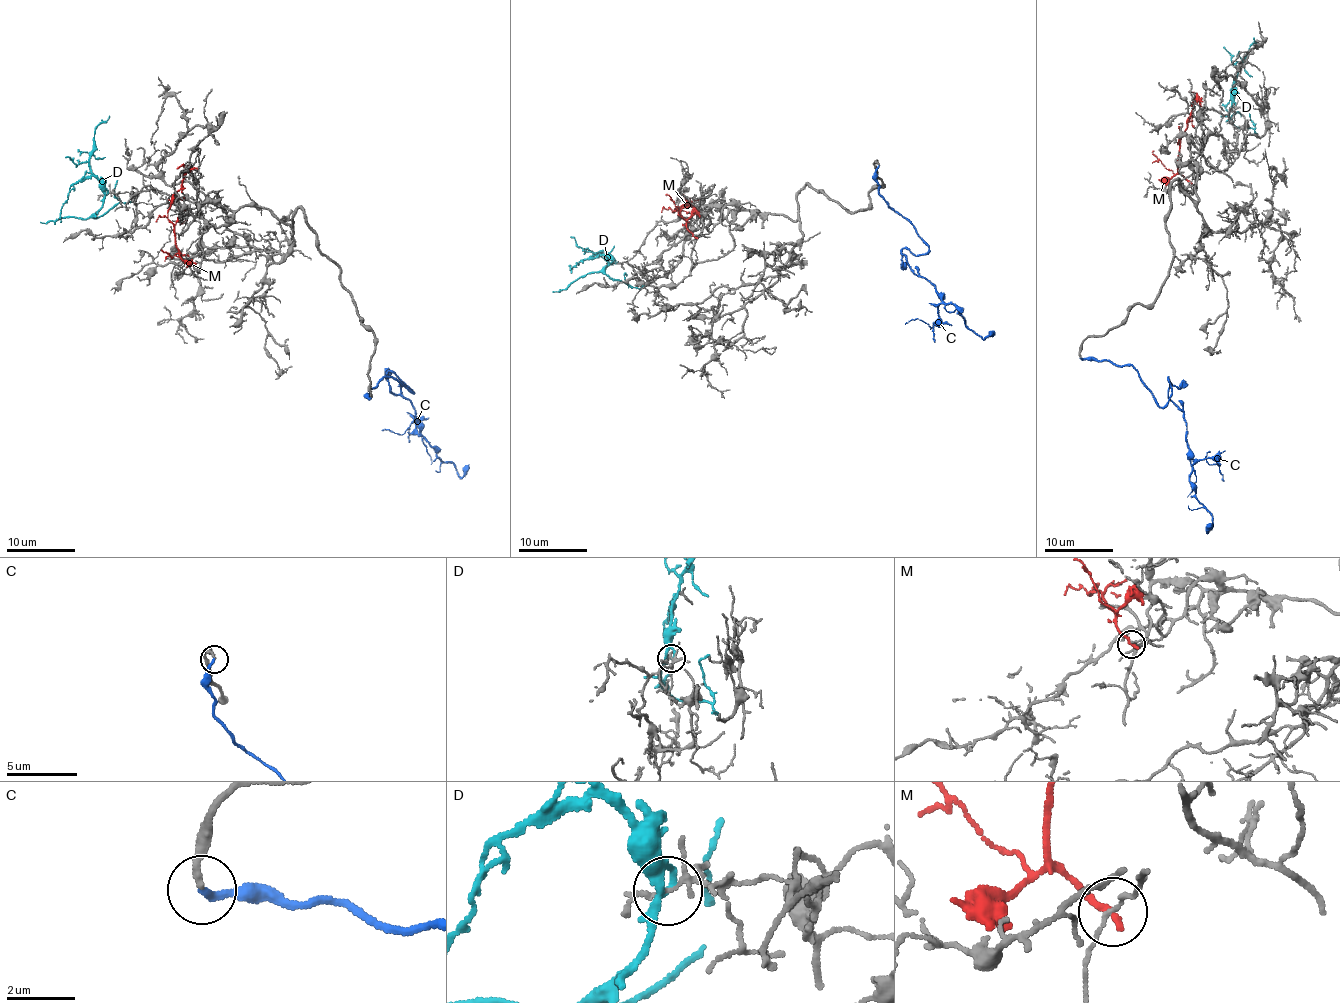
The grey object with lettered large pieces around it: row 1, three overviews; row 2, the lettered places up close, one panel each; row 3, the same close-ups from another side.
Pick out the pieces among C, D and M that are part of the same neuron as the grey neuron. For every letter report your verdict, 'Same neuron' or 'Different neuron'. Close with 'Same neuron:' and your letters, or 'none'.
C: Same neuron
D: Different neuron
M: Different neuron
Same neuron: C

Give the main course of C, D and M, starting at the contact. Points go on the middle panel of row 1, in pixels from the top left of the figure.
C: (878, 166), (878, 194), (928, 249), (916, 256), (905, 248), (904, 257), (978, 336), (994, 334)
D: (616, 263), (611, 257), (596, 255), (596, 251), (611, 252), (614, 246)
M: (694, 236), (679, 210), (672, 211), (686, 201), (679, 194)

